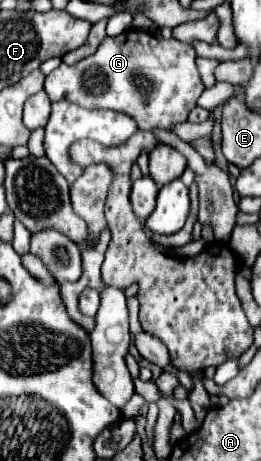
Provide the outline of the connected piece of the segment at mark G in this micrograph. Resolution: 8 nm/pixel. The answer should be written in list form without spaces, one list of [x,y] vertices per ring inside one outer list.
[[[131,28],[115,38],[107,36],[103,44],[97,48],[95,54],[83,58],[83,62],[77,62],[75,66],[61,64],[57,70],[53,70],[44,82],[44,90],[51,102],[57,100],[69,100],[83,108],[105,108],[115,110],[131,116],[137,122],[139,130],[171,130],[175,124],[181,124],[187,120],[187,114],[197,106],[199,94],[205,90],[201,76],[195,66],[195,48],[191,44],[179,42],[175,38],[163,40],[155,38],[151,32]]]

